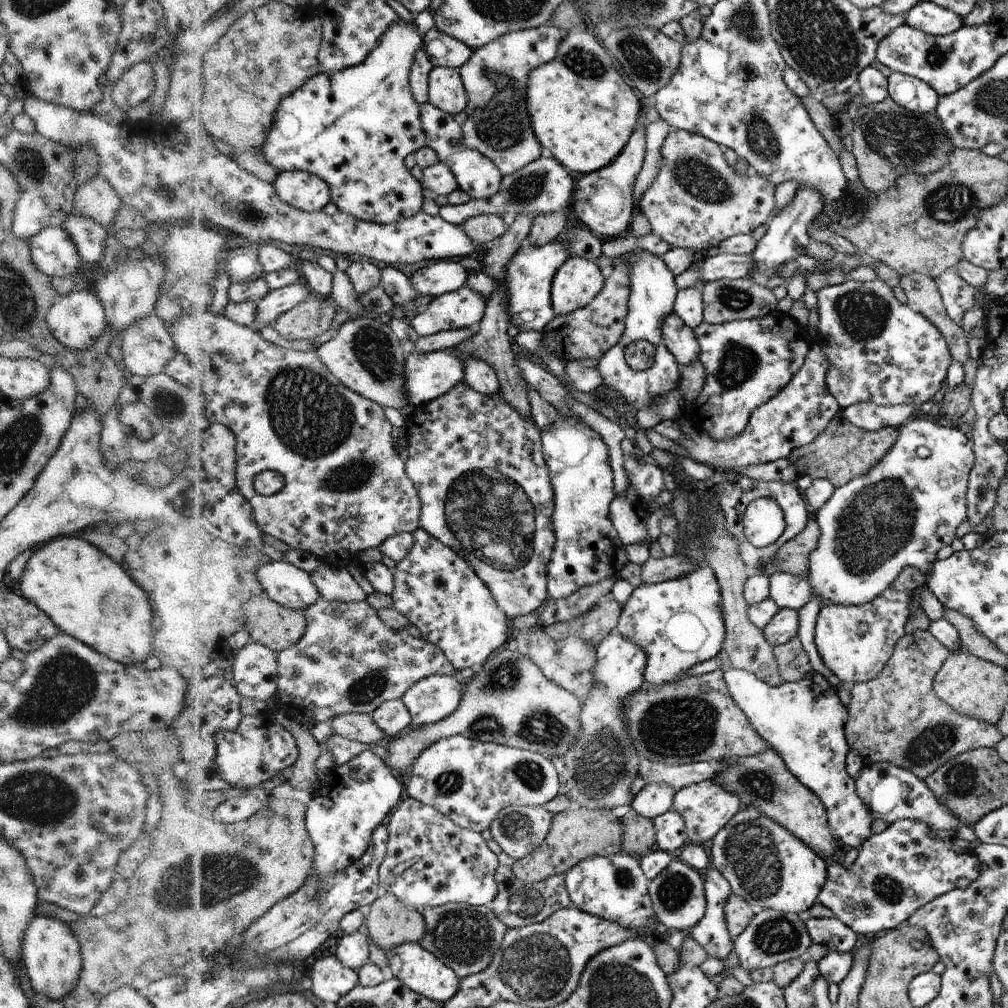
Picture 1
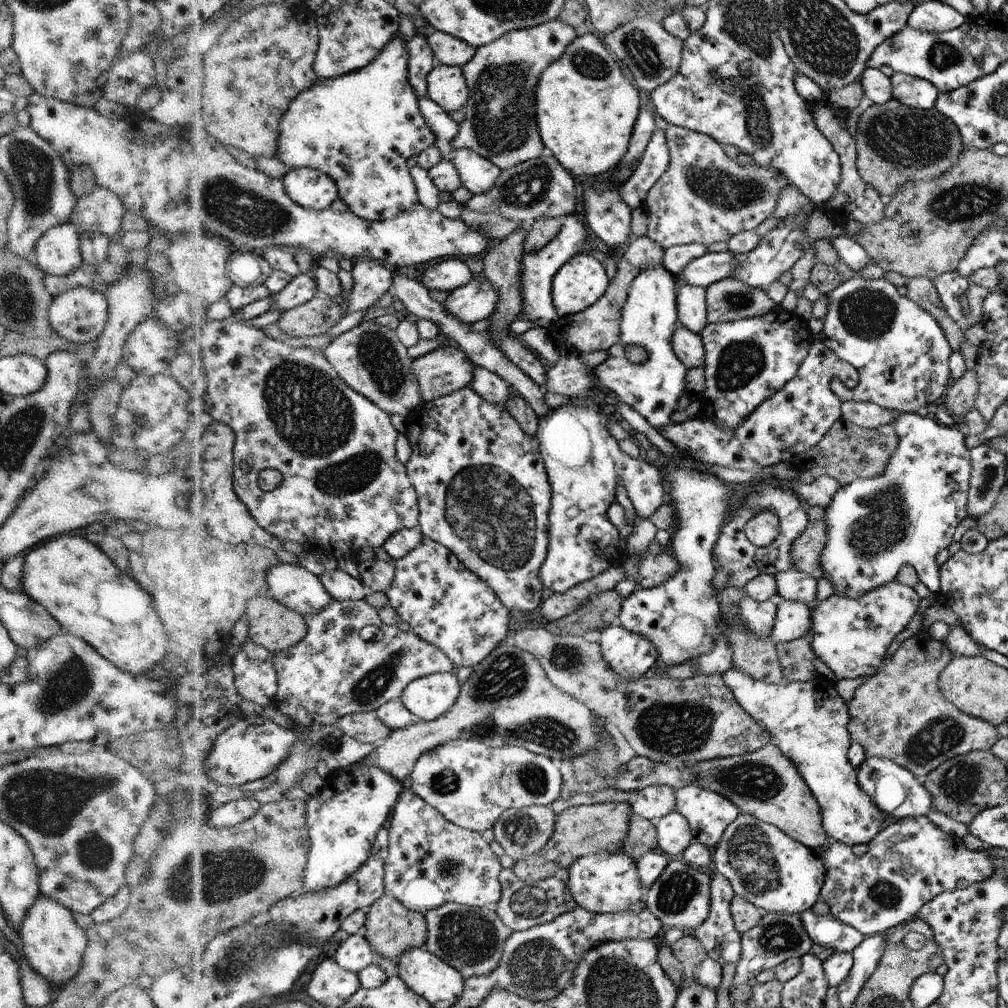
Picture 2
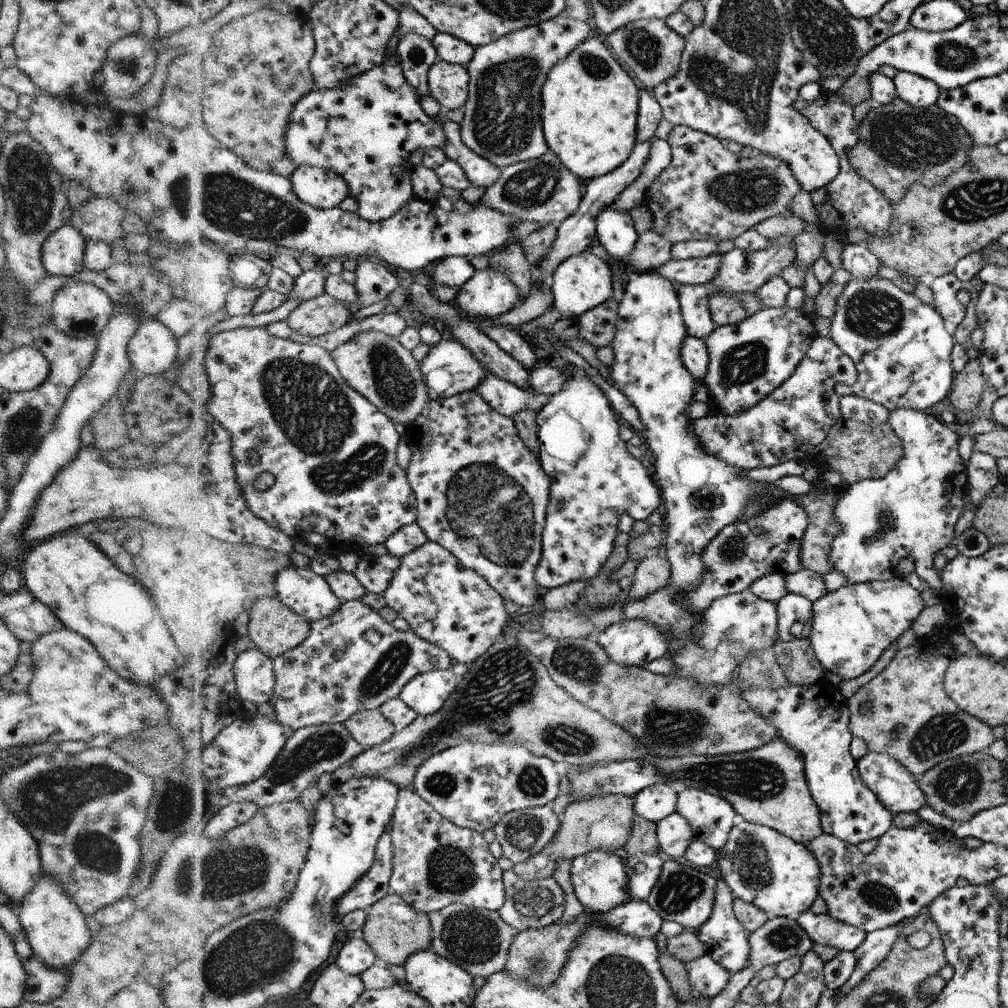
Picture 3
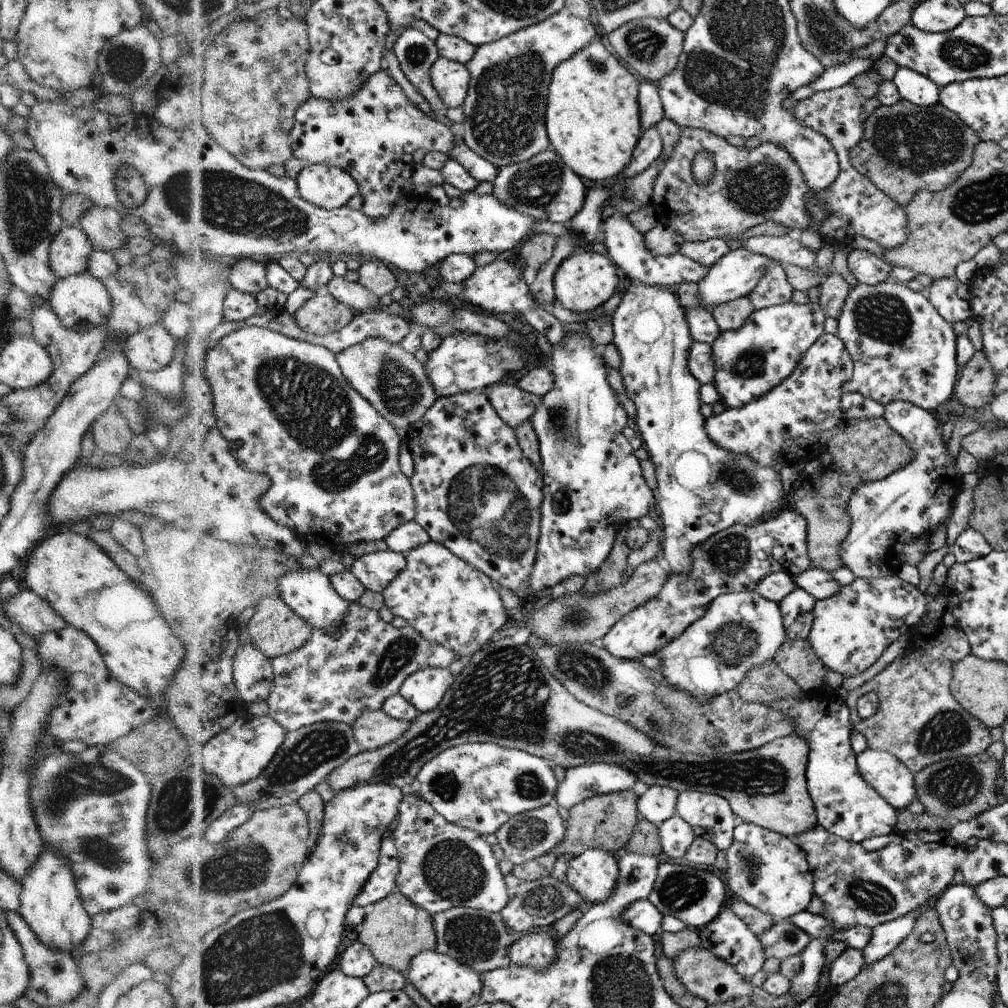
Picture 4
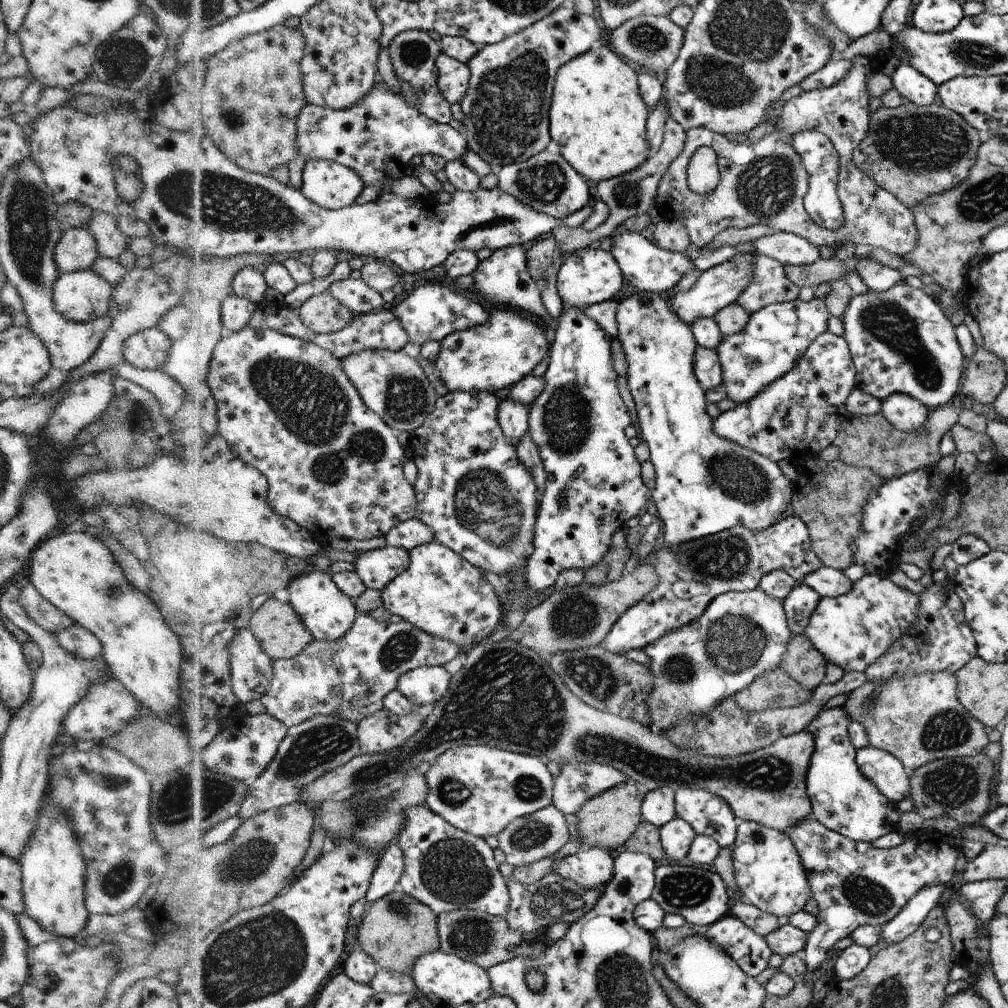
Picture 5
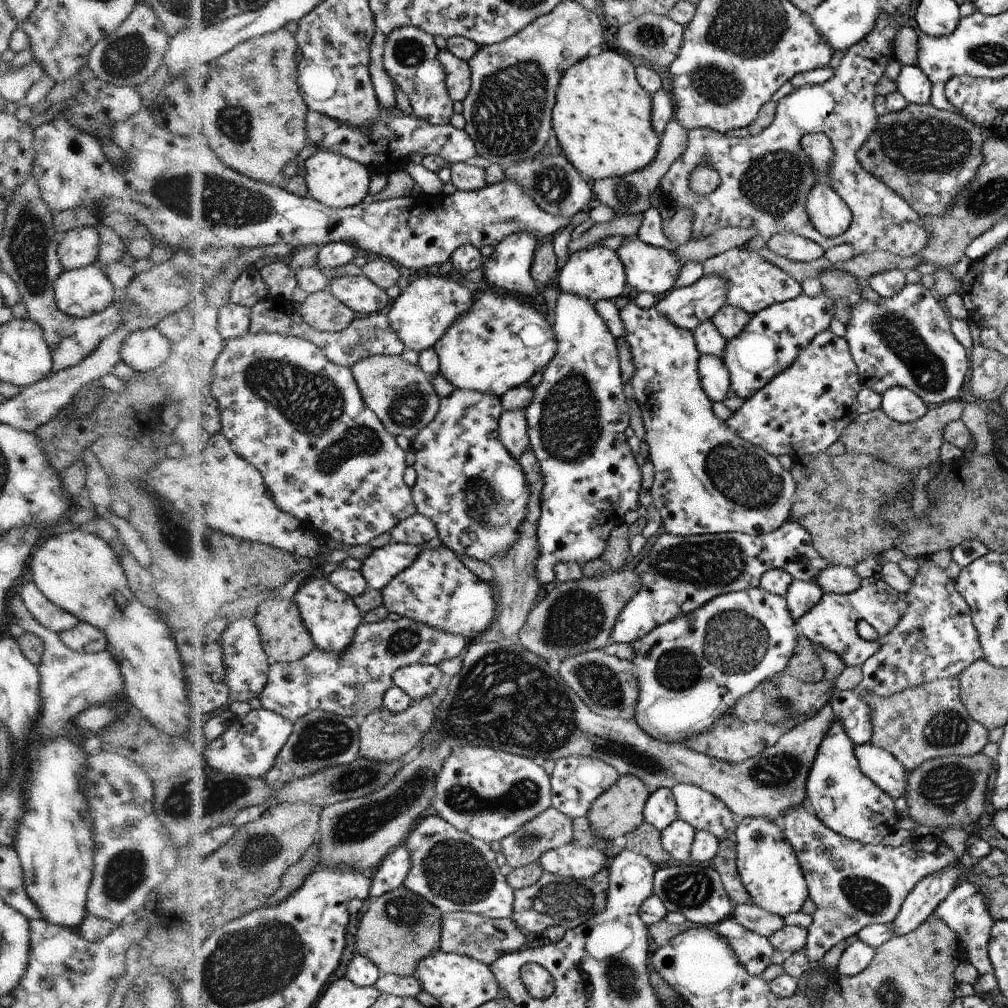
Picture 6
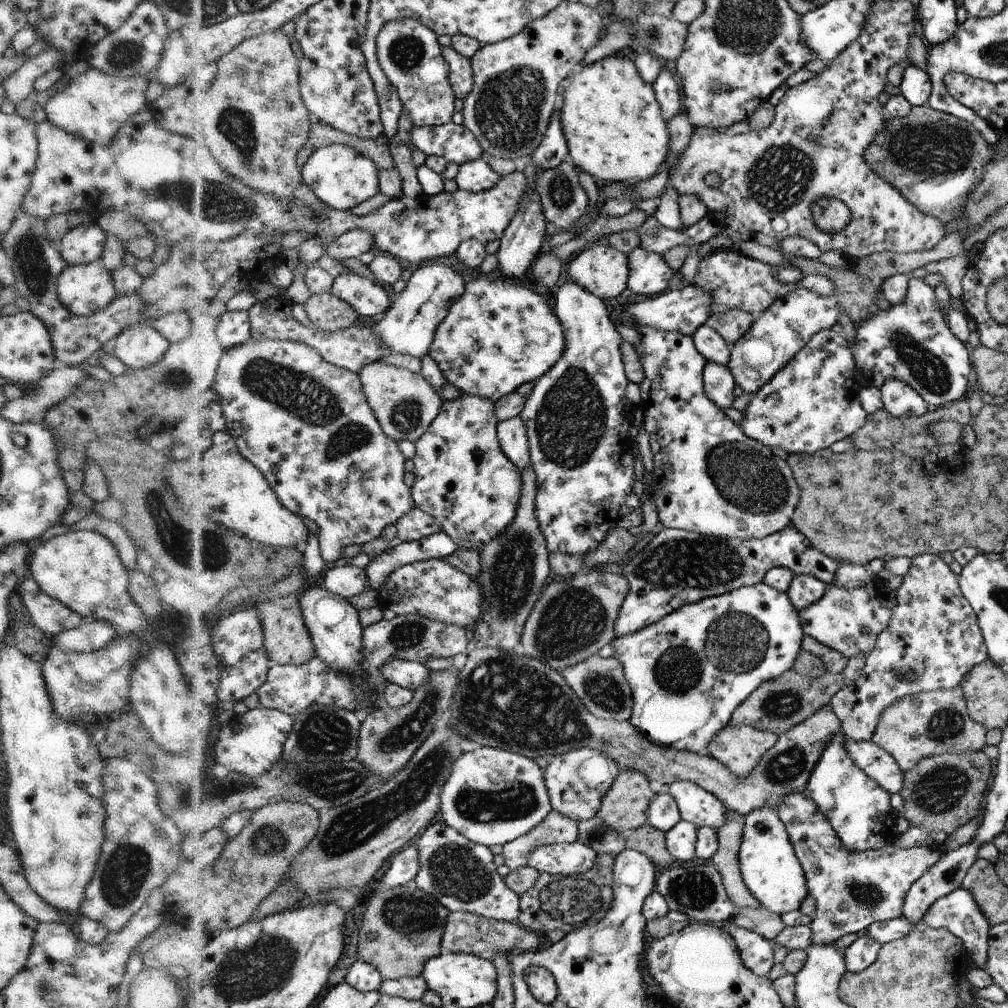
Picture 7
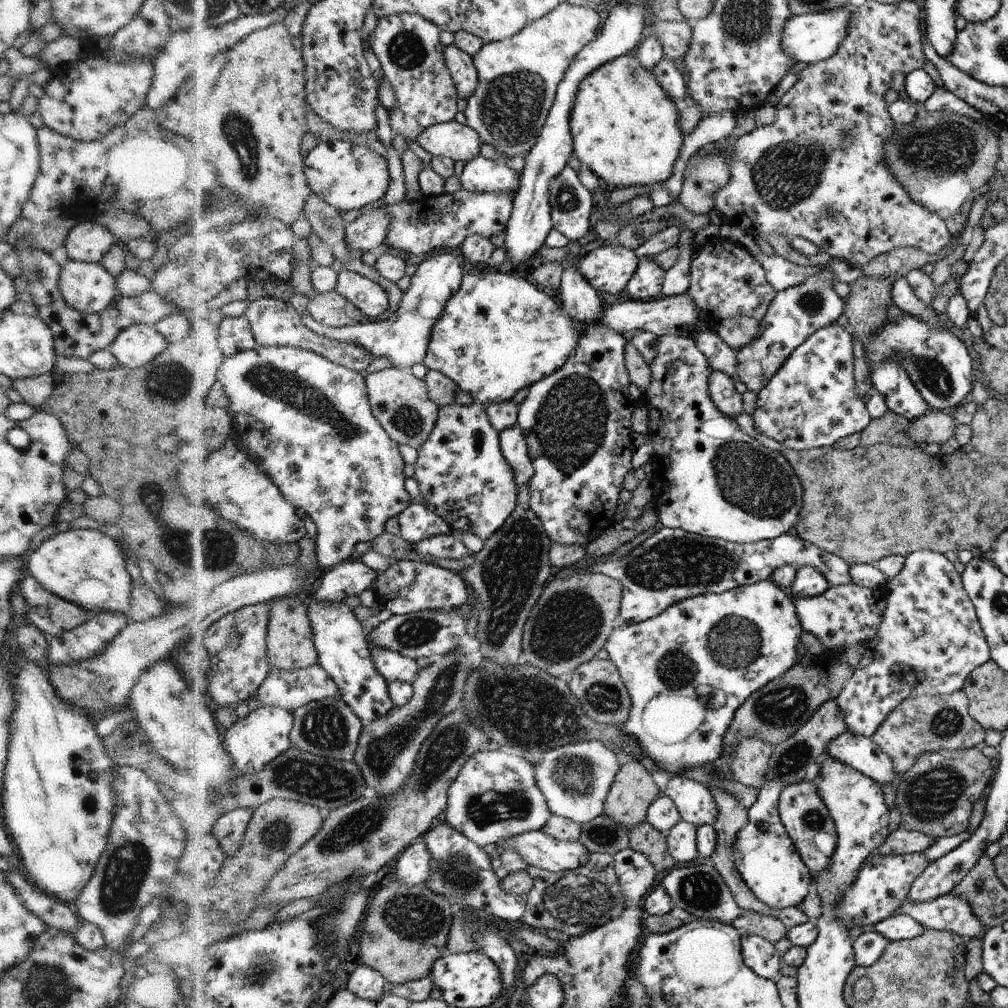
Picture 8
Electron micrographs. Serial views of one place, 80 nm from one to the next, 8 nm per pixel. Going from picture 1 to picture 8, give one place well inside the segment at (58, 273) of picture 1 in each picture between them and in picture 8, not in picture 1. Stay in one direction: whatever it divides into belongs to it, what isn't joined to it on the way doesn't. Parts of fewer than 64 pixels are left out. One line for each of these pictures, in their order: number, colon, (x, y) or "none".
2: (58, 252)
3: (63, 253)
4: (69, 252)
5: (76, 250)
6: (79, 248)
7: (84, 244)
8: (88, 241)

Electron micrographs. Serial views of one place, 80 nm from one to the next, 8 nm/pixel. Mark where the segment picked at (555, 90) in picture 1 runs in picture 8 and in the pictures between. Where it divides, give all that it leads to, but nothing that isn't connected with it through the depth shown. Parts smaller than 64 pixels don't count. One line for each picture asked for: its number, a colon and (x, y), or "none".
2: (586, 109)
3: (589, 107)
4: (594, 119)
5: (599, 120)
6: (602, 119)
7: (614, 126)
8: (626, 130)

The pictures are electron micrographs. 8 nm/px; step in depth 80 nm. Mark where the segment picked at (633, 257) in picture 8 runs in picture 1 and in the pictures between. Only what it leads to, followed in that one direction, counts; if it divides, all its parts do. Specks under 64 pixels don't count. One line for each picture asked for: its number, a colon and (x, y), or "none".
1: (578, 281)
2: (582, 281)
3: (582, 282)
4: (584, 281)
5: (588, 276)
6: (596, 273)
7: (602, 270)

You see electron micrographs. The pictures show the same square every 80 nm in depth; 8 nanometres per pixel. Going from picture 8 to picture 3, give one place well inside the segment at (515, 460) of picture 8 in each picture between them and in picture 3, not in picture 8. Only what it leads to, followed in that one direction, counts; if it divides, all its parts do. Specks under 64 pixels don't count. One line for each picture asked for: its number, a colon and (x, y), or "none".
3: (507, 398)
4: (513, 405)
5: (514, 416)
6: (513, 427)
7: (512, 432)

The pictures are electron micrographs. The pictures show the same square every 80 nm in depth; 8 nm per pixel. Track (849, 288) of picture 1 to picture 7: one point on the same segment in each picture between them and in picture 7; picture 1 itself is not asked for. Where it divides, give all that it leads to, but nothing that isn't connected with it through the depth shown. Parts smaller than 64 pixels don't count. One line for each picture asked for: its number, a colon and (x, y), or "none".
2: (900, 352)
3: (899, 344)
4: (902, 349)
5: (901, 341)
6: (906, 340)
7: (910, 341)

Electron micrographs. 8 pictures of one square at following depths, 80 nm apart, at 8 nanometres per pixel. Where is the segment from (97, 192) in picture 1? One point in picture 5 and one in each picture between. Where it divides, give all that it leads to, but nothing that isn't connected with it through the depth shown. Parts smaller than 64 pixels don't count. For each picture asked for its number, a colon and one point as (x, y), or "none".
2: (101, 210)
3: (100, 219)
4: (101, 225)
5: (111, 241)

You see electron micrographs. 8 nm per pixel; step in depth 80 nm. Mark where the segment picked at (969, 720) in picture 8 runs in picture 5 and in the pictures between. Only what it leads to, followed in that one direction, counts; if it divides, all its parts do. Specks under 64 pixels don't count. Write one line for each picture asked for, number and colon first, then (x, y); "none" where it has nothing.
5: (918, 717)
6: (916, 724)
7: (918, 726)

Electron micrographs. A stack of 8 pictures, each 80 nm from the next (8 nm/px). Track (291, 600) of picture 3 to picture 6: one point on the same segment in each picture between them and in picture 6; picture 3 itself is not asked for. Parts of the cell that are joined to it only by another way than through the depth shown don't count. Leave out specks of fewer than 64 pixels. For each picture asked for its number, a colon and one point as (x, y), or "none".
4: (312, 594)
5: (329, 612)
6: (333, 616)

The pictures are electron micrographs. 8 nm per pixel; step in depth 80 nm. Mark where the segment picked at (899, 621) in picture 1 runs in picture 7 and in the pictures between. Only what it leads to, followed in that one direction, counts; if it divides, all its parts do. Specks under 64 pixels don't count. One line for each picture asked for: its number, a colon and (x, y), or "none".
2: (851, 637)
3: (853, 626)
4: (852, 629)
5: (852, 630)
6: (833, 624)
7: (837, 619)

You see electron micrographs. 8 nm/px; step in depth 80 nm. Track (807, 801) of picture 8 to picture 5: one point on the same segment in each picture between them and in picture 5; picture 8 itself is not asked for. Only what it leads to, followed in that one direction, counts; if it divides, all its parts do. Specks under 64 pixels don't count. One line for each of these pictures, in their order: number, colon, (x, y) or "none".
5: (854, 884)
6: (853, 885)
7: (853, 890)

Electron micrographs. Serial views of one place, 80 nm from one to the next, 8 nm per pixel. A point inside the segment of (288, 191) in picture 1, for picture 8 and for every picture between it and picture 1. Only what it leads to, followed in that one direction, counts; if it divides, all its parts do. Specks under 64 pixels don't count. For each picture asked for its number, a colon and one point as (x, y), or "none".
2: (313, 189)
3: (323, 189)
4: (327, 186)
5: (331, 184)
6: (338, 181)
7: (343, 178)
8: (348, 176)

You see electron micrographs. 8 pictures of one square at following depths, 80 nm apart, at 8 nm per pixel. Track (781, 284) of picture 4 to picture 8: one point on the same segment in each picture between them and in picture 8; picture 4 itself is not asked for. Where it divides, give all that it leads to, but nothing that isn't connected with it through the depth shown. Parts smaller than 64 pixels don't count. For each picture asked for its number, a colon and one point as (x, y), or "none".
5: (770, 284)
6: (754, 283)
7: (736, 281)
8: (726, 280)

